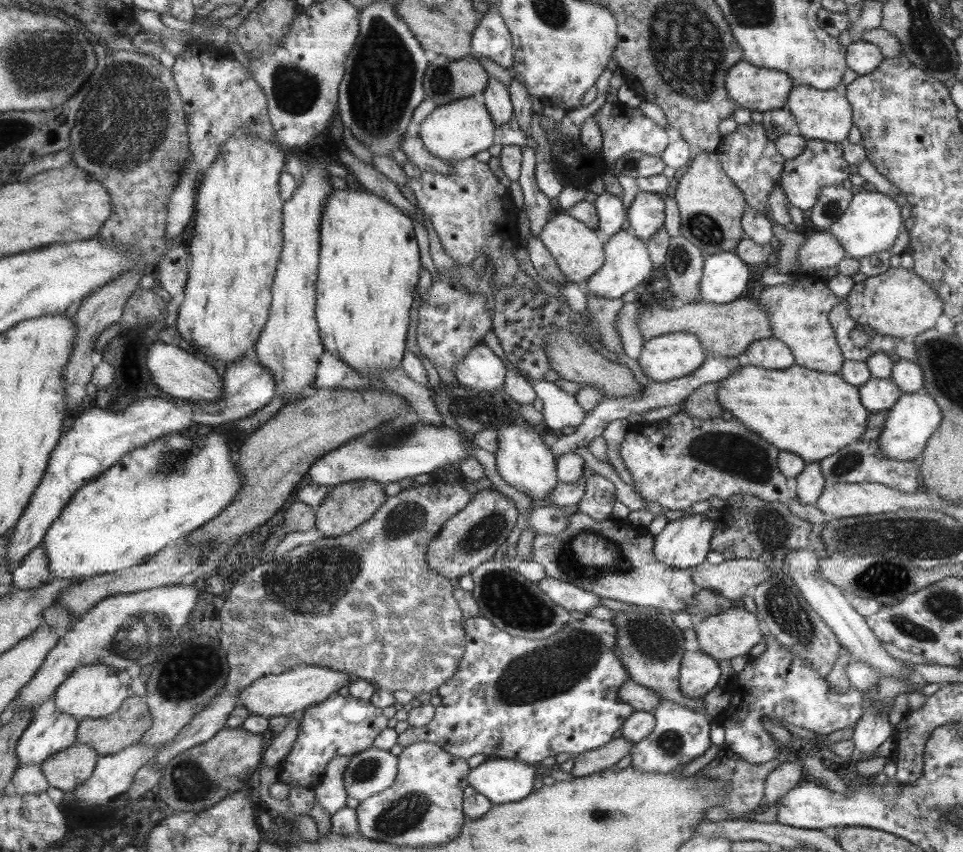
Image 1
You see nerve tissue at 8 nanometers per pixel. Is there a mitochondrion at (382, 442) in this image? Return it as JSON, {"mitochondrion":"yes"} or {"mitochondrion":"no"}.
{"mitochondrion":"yes"}

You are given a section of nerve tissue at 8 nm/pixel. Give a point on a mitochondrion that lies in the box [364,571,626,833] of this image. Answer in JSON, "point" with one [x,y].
{"point":[577,654]}

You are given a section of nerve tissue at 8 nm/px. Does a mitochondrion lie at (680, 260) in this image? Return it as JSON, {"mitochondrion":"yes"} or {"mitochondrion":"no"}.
{"mitochondrion":"yes"}

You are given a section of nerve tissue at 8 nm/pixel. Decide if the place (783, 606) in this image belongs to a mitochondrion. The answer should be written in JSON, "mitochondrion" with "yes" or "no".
{"mitochondrion":"yes"}

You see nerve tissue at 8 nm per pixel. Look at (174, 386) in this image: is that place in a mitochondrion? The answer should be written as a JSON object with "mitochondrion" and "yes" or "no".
{"mitochondrion":"no"}

